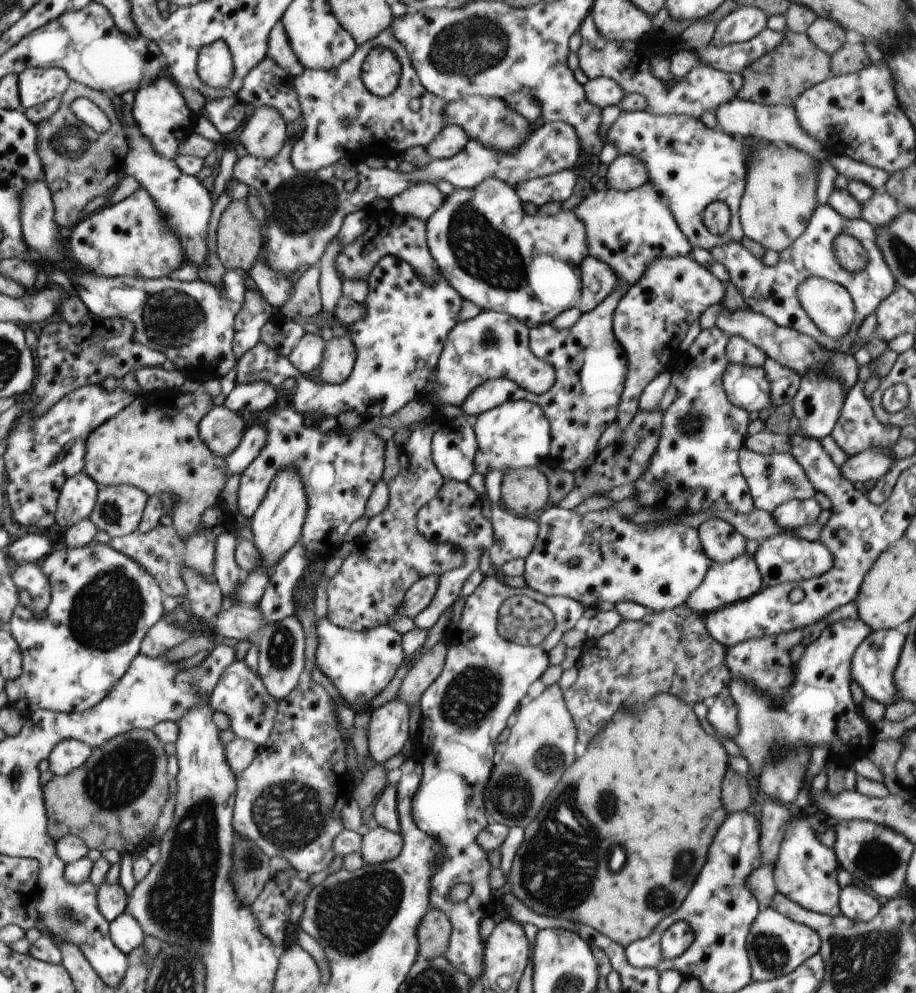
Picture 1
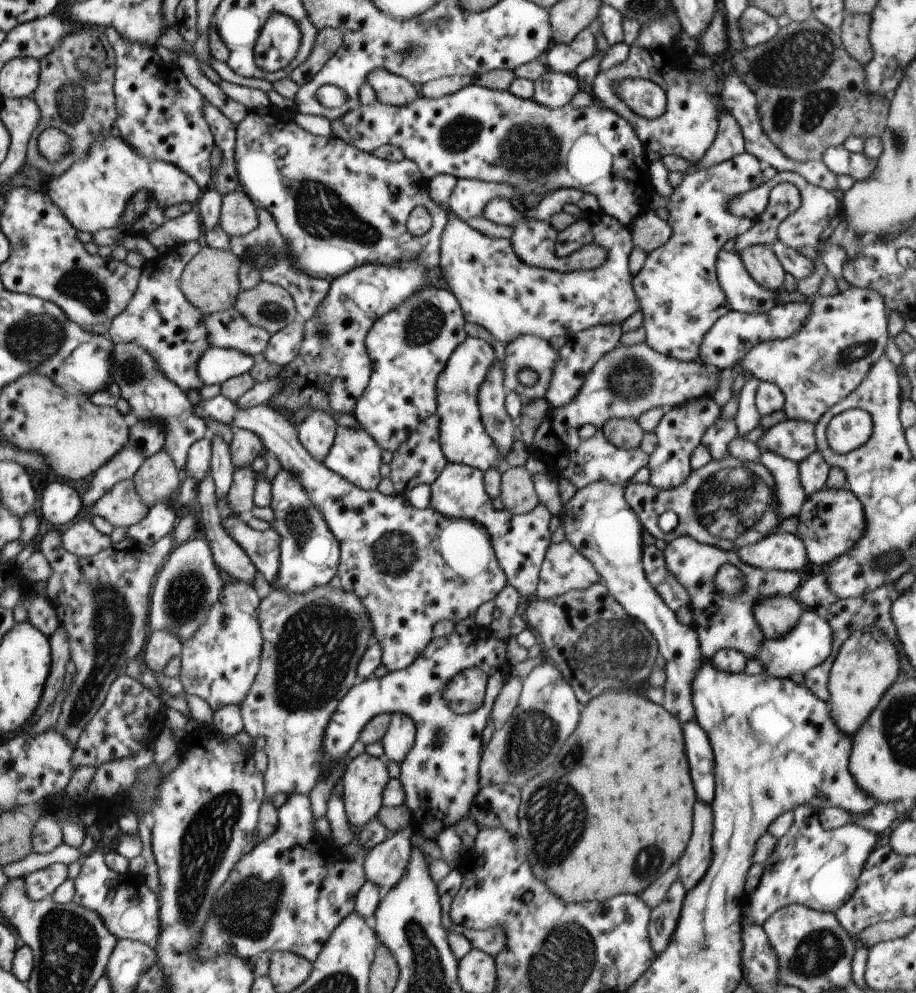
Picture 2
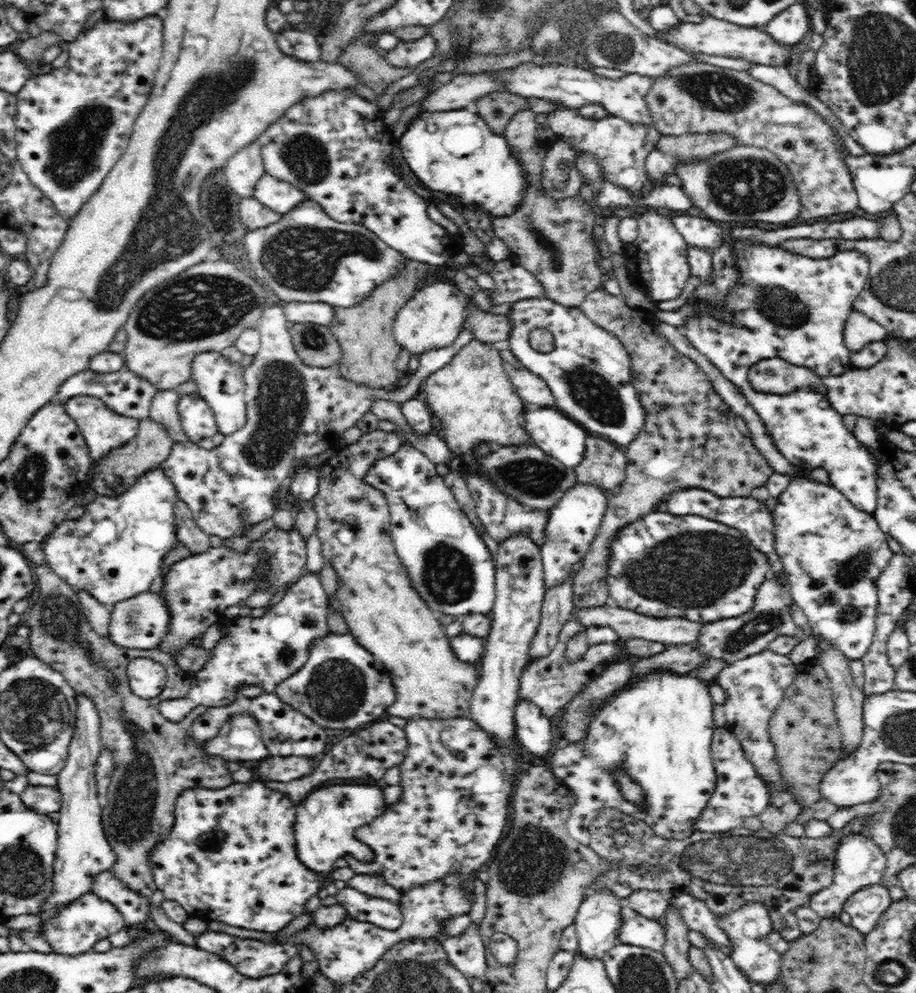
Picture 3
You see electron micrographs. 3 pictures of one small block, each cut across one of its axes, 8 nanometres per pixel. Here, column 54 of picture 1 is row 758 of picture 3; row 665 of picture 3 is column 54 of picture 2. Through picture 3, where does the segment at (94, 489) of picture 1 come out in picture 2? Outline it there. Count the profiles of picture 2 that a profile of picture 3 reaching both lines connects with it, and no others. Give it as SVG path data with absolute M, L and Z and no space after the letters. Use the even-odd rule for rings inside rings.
M51 482L41 492L39 516L51 526L63 529L81 510L79 494L65 482Z

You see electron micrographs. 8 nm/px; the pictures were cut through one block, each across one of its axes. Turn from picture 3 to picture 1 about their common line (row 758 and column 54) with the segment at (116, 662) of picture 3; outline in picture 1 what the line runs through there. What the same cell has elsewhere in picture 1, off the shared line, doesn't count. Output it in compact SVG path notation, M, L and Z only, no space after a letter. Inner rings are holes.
M71 81L67 90L60 96L58 109L47 120L41 120L37 127L36 151L41 156L43 176L50 192L53 207L52 219L58 228L75 226L82 218L81 210L85 203L97 194L105 194L118 182L118 172L113 168L123 166L123 158L127 152L126 136L120 125L112 101L106 93L102 93L78 82ZM76 98L90 100L98 106L110 122L107 132L97 134L84 125L70 109Z

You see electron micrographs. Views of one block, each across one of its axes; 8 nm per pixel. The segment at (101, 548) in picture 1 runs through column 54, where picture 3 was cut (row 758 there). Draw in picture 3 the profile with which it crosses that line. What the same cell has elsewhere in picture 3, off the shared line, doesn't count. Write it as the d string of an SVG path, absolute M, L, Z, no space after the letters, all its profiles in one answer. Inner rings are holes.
M653 670L644 677L638 677L629 683L629 688L607 705L603 705L587 726L587 735L582 742L562 743L550 754L549 766L561 785L570 789L576 802L565 823L572 839L589 845L590 826L600 810L618 810L624 815L645 822L654 835L668 840L688 840L697 830L693 822L707 807L716 788L717 776L711 757L712 736L715 724L712 716L714 702L708 692L711 681L702 681L688 674L675 674L670 670ZM622 771L630 781L638 783L642 789L640 804L623 798L617 772Z

